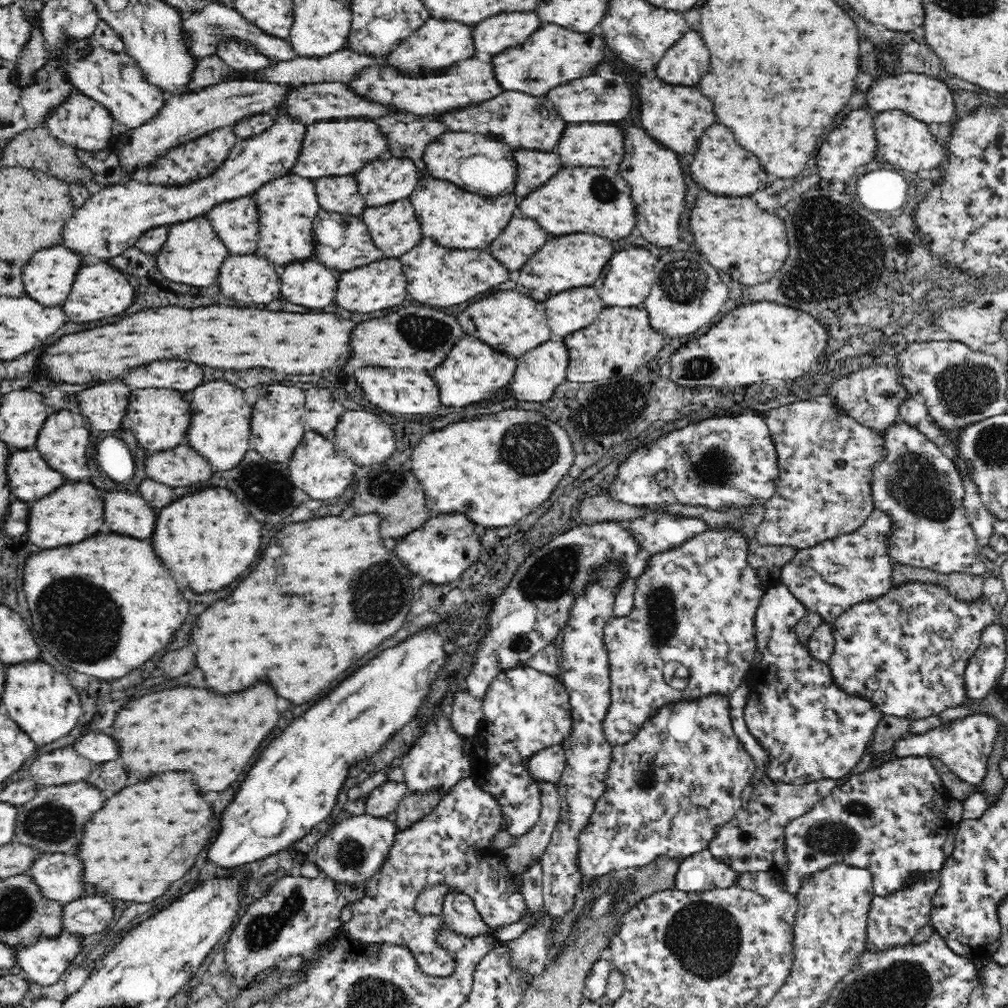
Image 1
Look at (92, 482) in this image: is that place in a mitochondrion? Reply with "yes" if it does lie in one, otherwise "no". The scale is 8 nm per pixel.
no

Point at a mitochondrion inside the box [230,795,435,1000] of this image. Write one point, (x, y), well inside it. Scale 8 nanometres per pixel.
(262, 930)

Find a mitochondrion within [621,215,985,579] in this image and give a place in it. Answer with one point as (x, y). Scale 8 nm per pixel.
(913, 482)

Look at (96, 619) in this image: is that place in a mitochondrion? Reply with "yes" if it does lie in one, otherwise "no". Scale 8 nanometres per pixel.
yes

